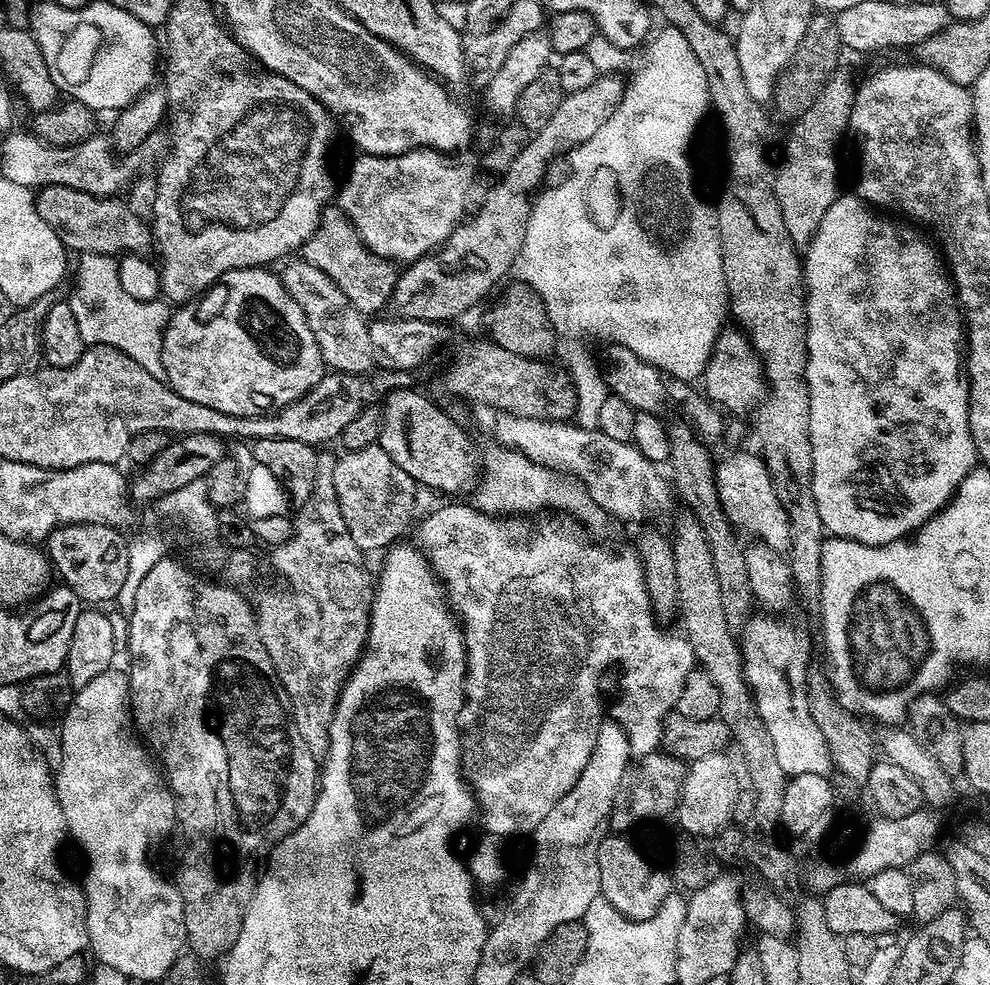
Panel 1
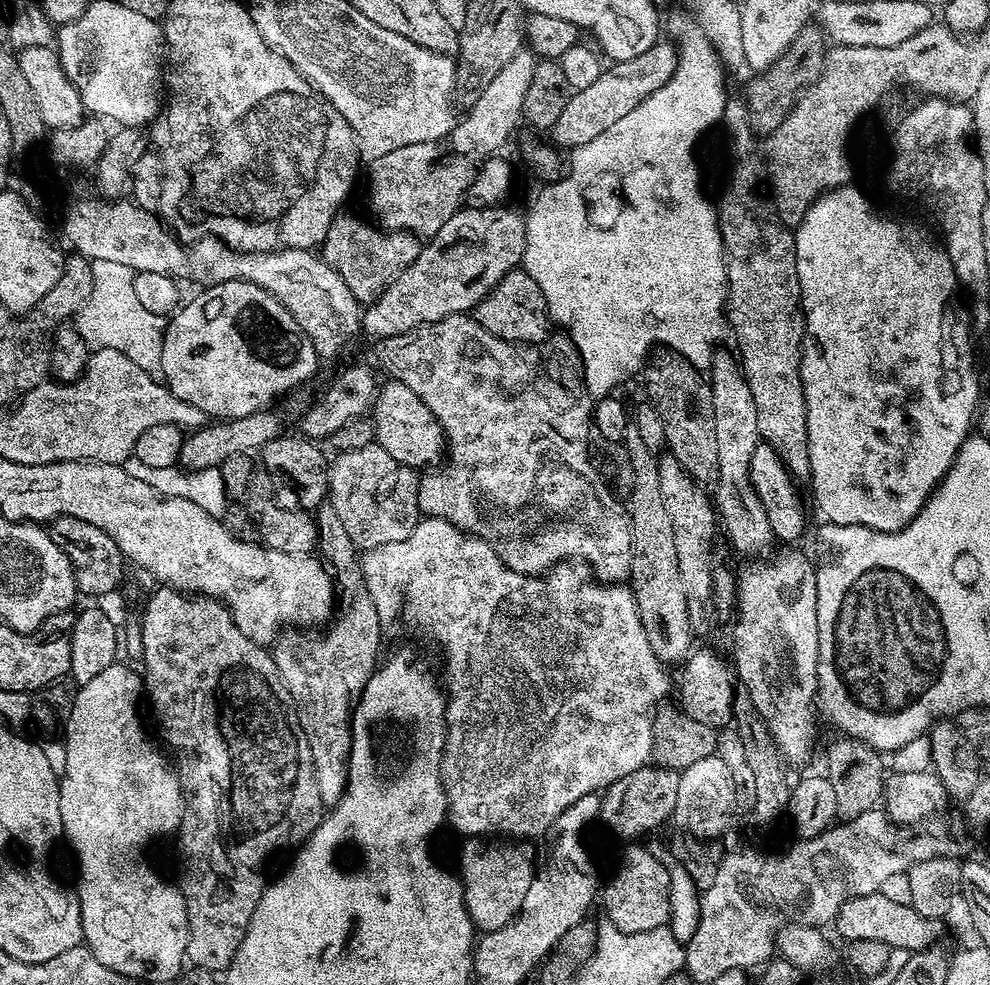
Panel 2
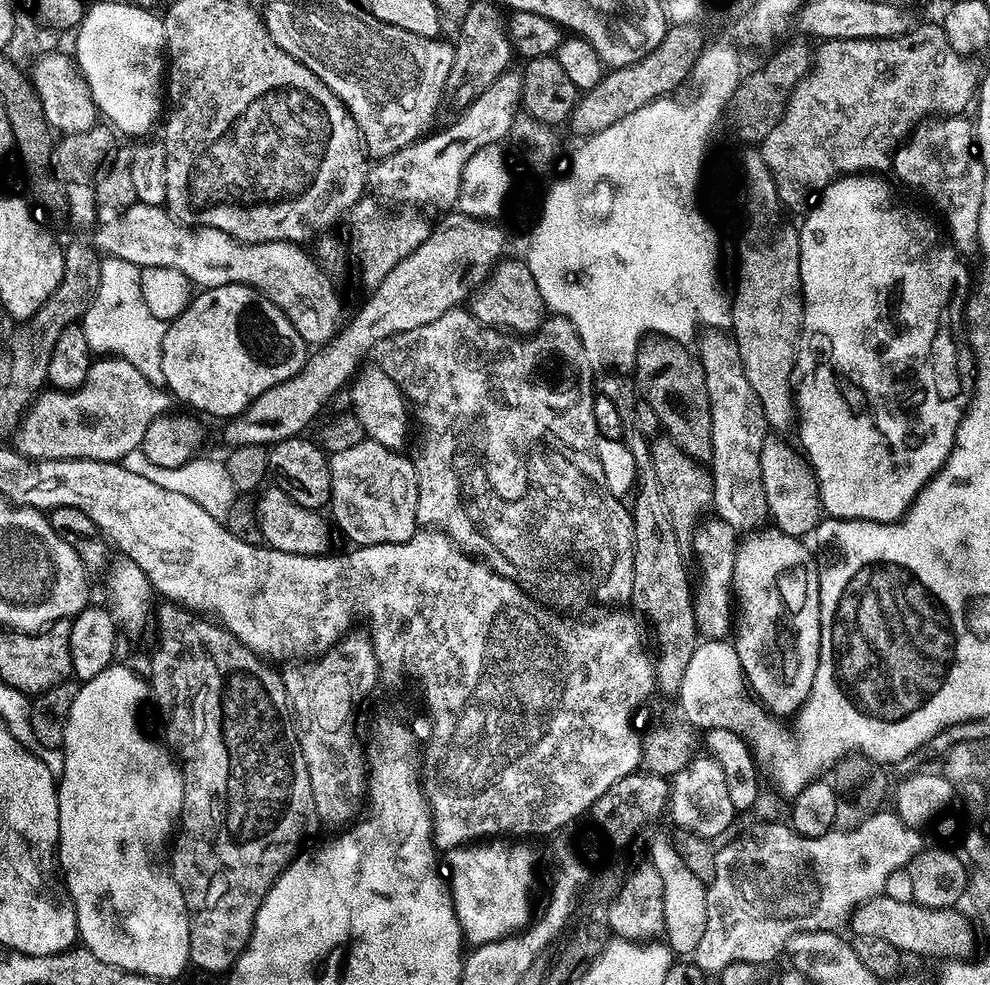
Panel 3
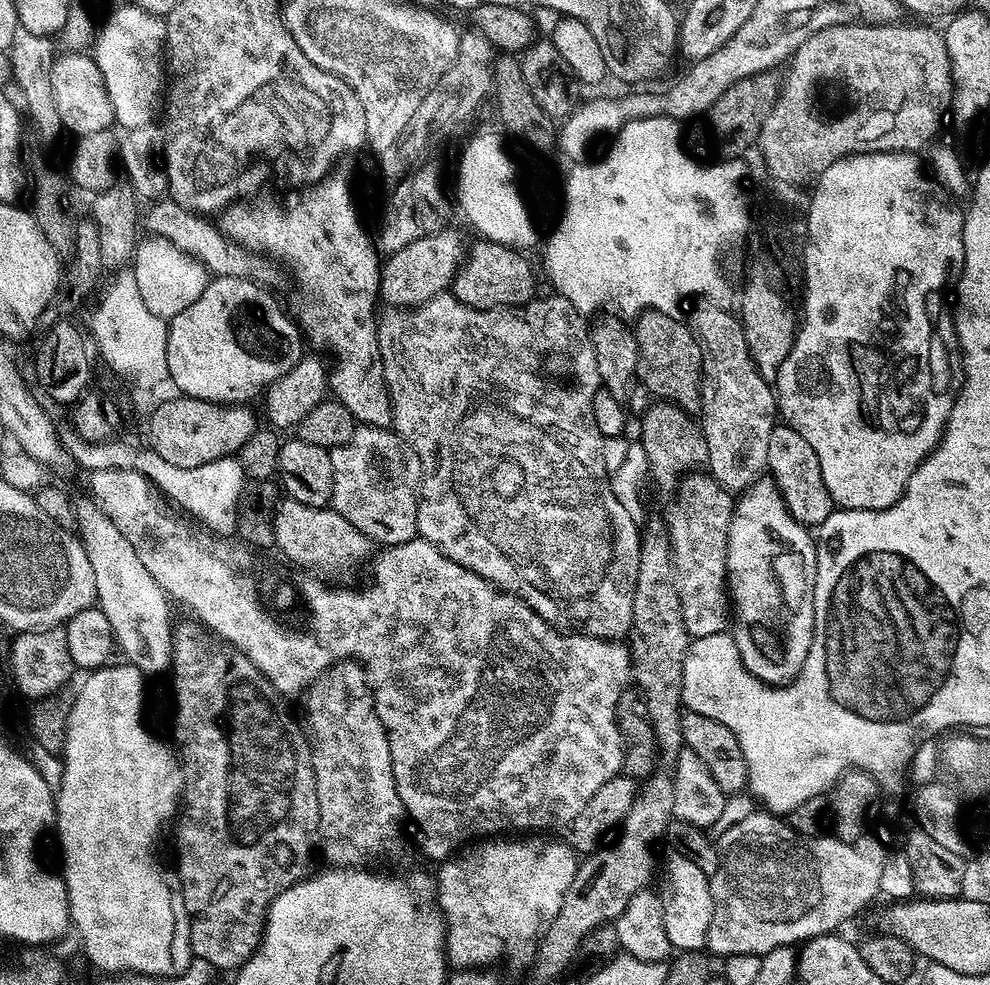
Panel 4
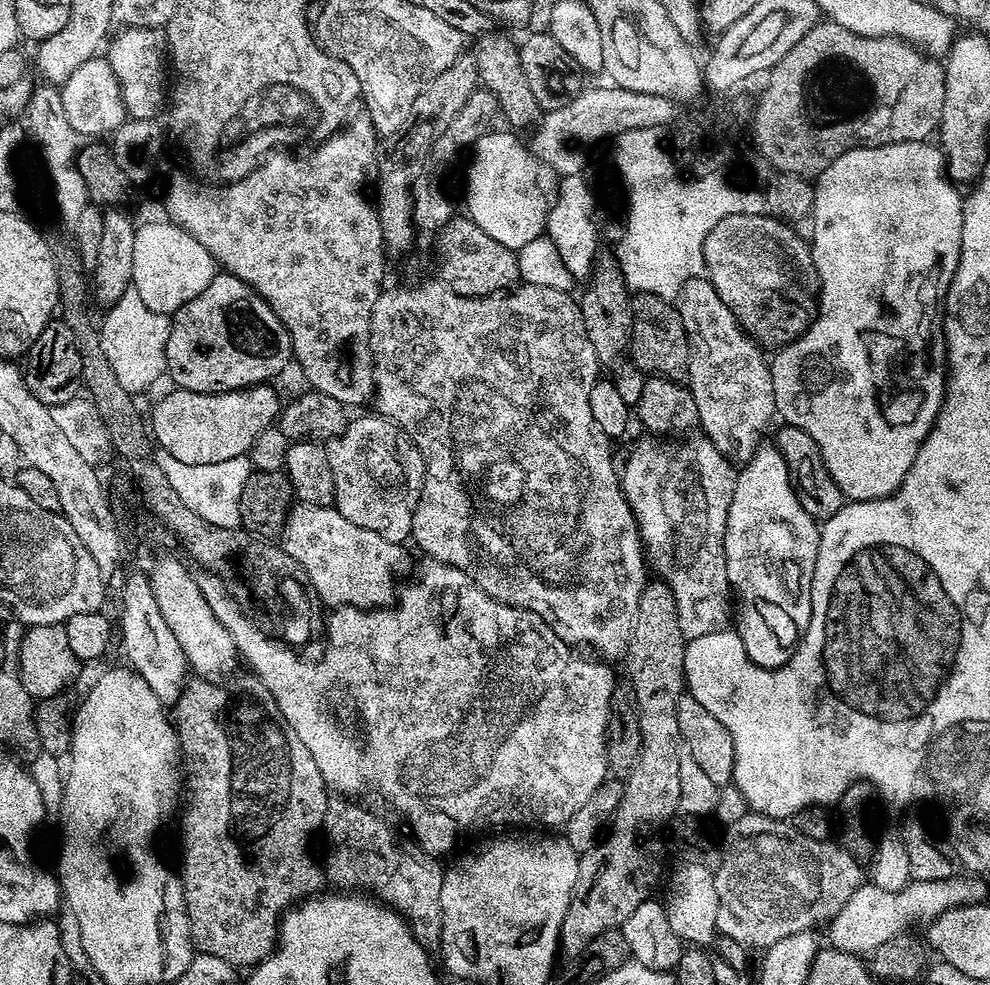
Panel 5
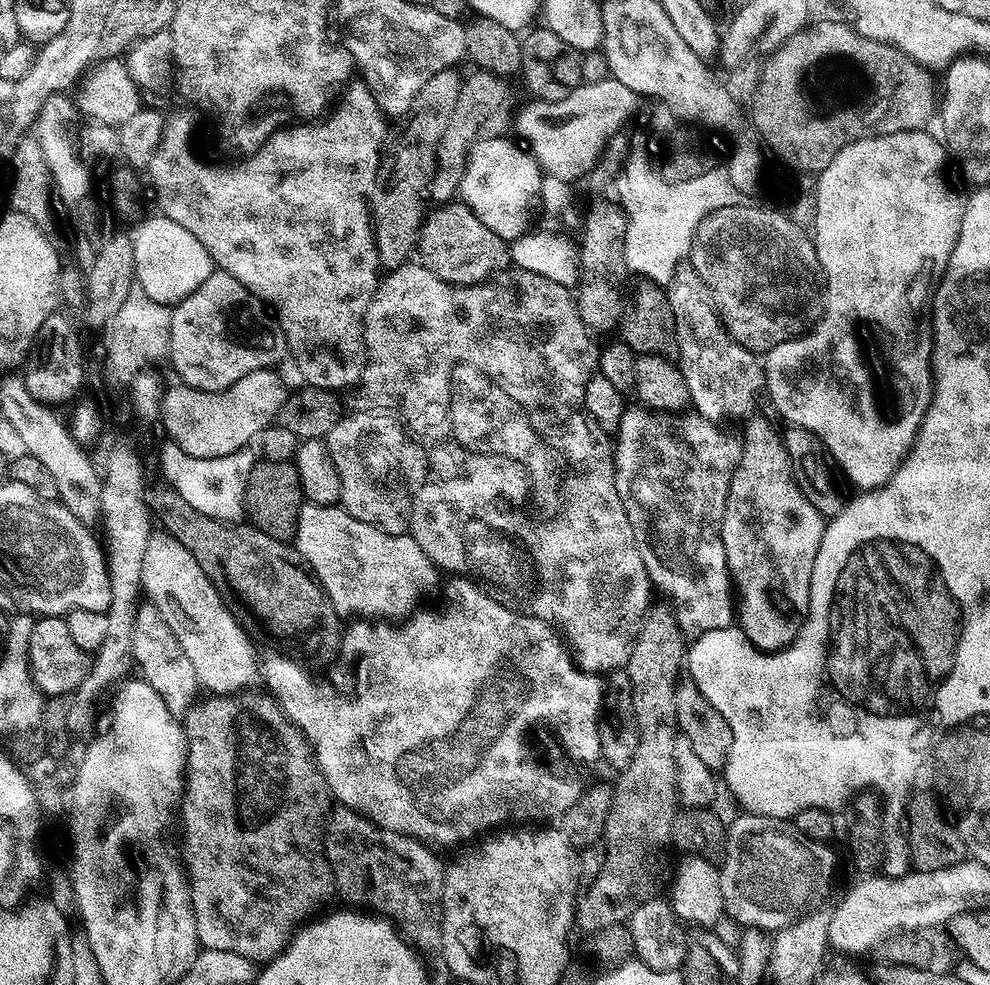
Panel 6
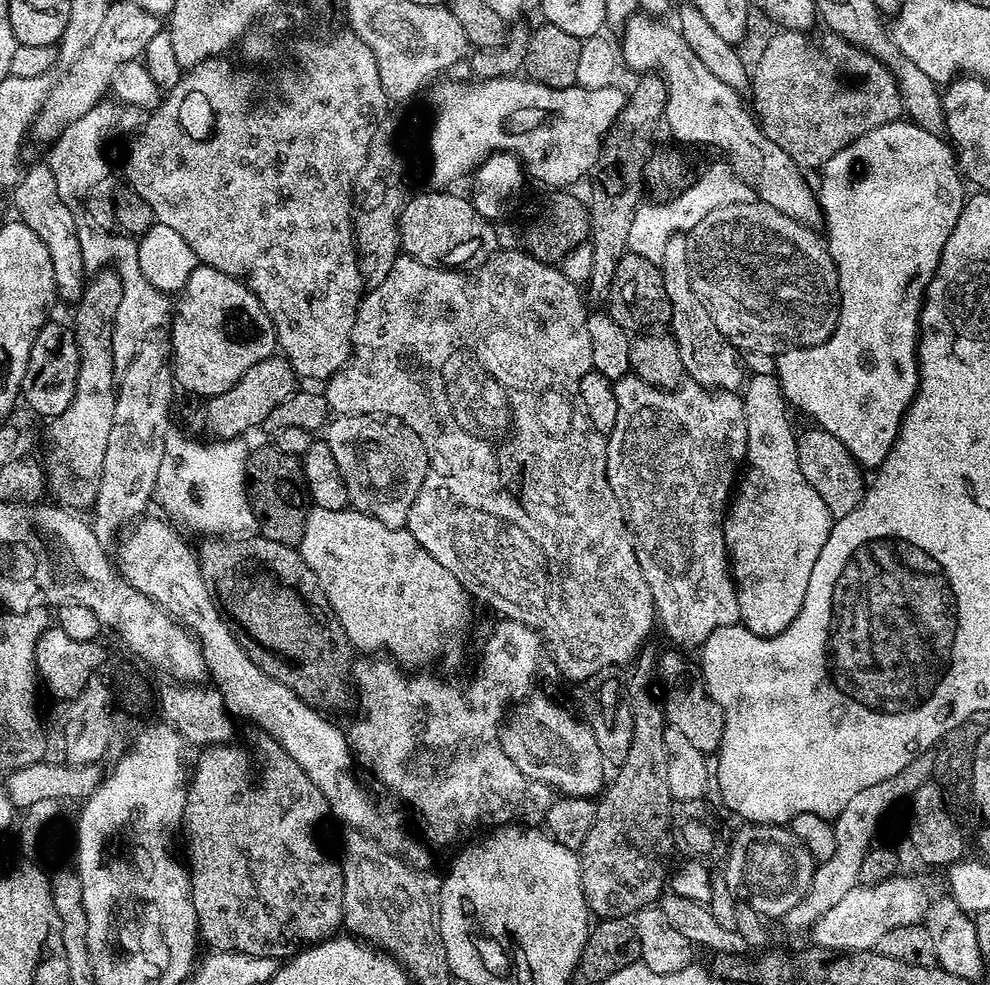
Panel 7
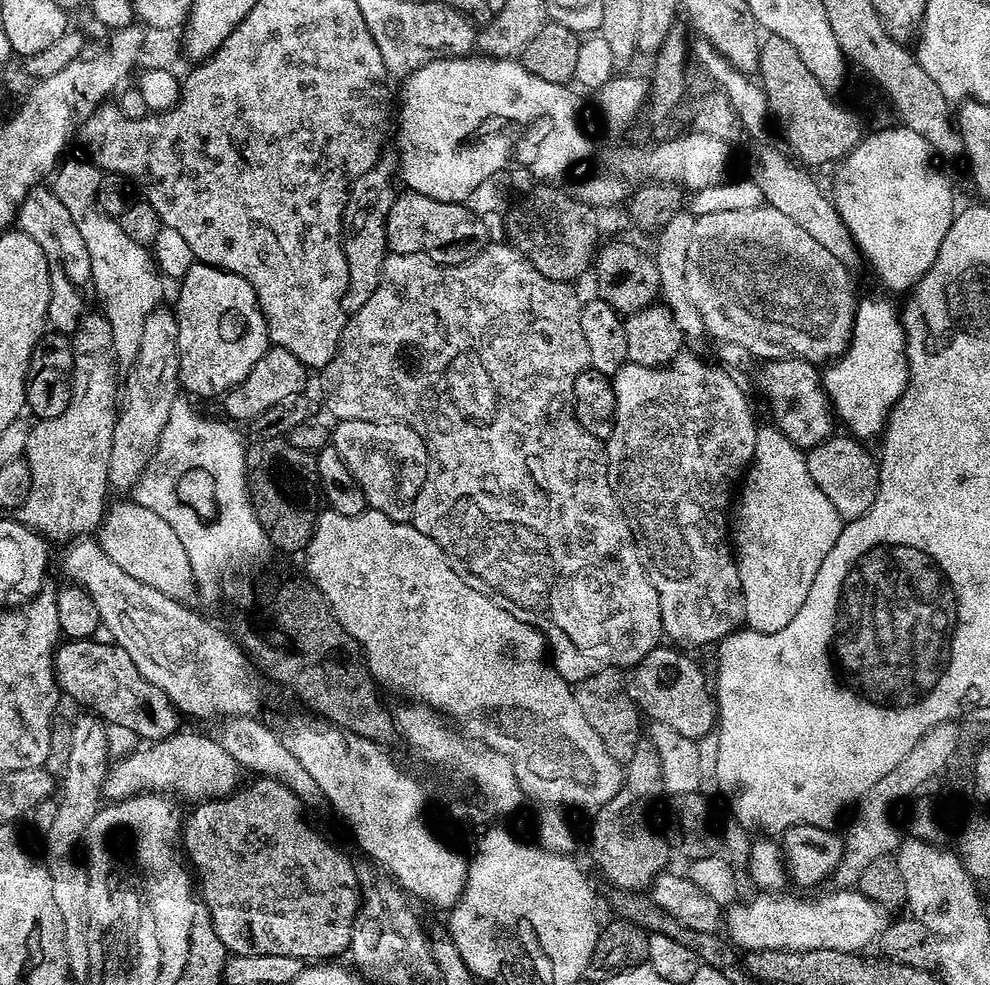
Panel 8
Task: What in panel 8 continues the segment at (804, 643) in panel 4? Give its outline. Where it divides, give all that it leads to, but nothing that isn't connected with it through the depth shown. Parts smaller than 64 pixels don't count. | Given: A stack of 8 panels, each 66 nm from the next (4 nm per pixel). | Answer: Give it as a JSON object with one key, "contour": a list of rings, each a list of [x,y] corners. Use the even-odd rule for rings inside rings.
{"contour":[[[774,426],[767,427],[756,429],[752,463],[748,465],[739,485],[734,515],[730,520],[730,528],[734,533],[736,569],[744,595],[744,618],[751,631],[761,634],[777,632],[782,630],[782,626],[790,626],[794,614],[802,610],[802,602],[806,602],[810,586],[814,586],[814,574],[818,574],[818,566],[822,566],[834,542],[838,542],[842,527],[838,510],[834,510],[834,502],[830,502],[830,498],[818,490],[818,482],[810,478],[805,453],[794,442],[790,442],[786,434]]]}

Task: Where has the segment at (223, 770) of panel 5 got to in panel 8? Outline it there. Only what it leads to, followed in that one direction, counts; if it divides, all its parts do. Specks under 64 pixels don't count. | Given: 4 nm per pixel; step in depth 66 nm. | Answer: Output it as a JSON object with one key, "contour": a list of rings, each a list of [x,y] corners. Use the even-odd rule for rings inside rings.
{"contour":[[[261,775],[254,780],[256,781],[253,784],[246,785],[245,783],[239,790],[227,796],[199,801],[193,807],[196,809],[189,814],[188,821],[184,824],[184,832],[182,828],[182,844],[184,840],[185,846],[188,847],[188,856],[192,859],[190,868],[194,873],[195,883],[198,885],[199,895],[200,892],[204,895],[202,904],[208,909],[208,917],[214,934],[222,938],[229,953],[238,956],[242,954],[286,954],[286,958],[298,958],[301,962],[326,962],[331,958],[340,958],[340,955],[348,952],[350,934],[354,930],[354,918],[357,910],[360,909],[358,868],[355,868],[322,833],[315,832],[308,825],[308,820],[304,817],[305,801],[291,792],[281,780],[266,775]]]}

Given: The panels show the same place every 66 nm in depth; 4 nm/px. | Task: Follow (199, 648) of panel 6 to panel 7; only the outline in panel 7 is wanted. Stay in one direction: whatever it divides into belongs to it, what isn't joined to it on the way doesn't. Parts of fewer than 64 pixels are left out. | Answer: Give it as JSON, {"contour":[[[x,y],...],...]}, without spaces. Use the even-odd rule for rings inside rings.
{"contour":[[[150,515],[137,519],[119,537],[115,559],[118,561],[120,574],[130,586],[134,586],[134,590],[146,594],[177,624],[188,629],[200,641],[207,675],[210,680],[212,676],[213,682],[217,684],[213,685],[224,697],[229,713],[253,720],[262,731],[268,732],[264,734],[279,742],[286,754],[290,754],[290,758],[294,758],[294,762],[298,762],[302,770],[306,770],[310,782],[314,782],[314,786],[322,790],[333,817],[337,816],[348,828],[375,833],[380,812],[376,809],[375,802],[360,789],[360,784],[352,773],[354,753],[347,735],[341,729],[339,732],[324,717],[327,715],[323,711],[298,698],[298,694],[294,694],[274,677],[267,676],[257,666],[255,659],[249,653],[248,656],[244,653],[243,646],[236,641],[237,633],[222,615],[216,599],[210,594],[202,578],[195,551],[191,547],[188,549],[187,542],[171,528],[173,525],[167,519],[155,520]]]}

